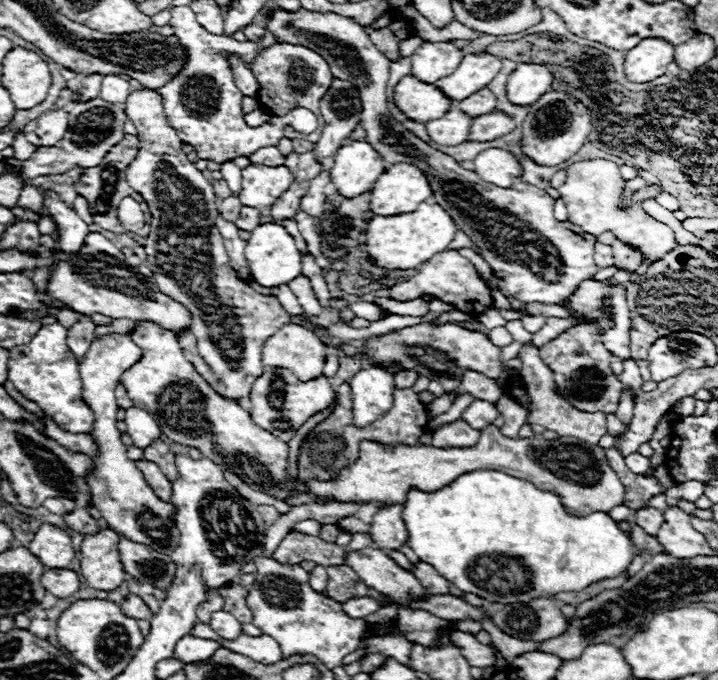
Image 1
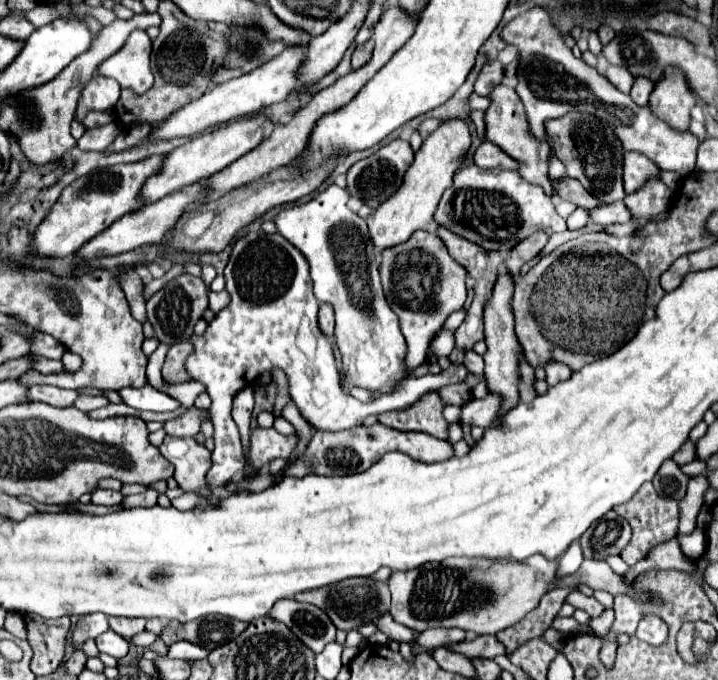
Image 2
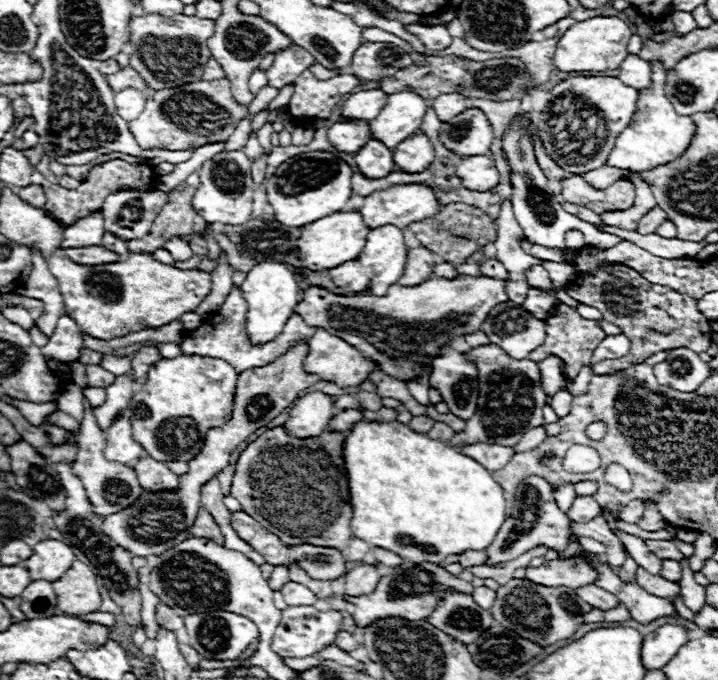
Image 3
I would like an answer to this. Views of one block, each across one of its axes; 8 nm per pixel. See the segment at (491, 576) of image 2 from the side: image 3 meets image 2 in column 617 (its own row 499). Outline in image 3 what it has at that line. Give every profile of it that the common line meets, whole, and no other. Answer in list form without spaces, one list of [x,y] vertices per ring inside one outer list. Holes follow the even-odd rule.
[[[576,496],[572,508],[568,510],[568,516],[574,522],[588,522],[598,514],[600,514],[600,506],[592,496]]]

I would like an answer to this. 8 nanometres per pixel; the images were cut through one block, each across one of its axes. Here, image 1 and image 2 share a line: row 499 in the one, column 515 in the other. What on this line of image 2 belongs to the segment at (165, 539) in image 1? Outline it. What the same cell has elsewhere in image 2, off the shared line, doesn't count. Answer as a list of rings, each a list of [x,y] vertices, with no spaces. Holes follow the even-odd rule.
[[[498,84],[492,94],[490,94],[490,106],[486,110],[486,140],[490,140],[492,144],[500,146],[508,156],[512,156],[514,160],[522,162],[522,168],[518,170],[520,176],[532,184],[544,186],[546,194],[550,195],[552,186],[548,178],[548,158],[550,158],[550,146],[546,142],[536,140],[530,130],[528,130],[528,122],[526,122],[526,114],[524,114],[524,104],[520,100],[520,96],[516,96],[516,92],[504,84]]]

